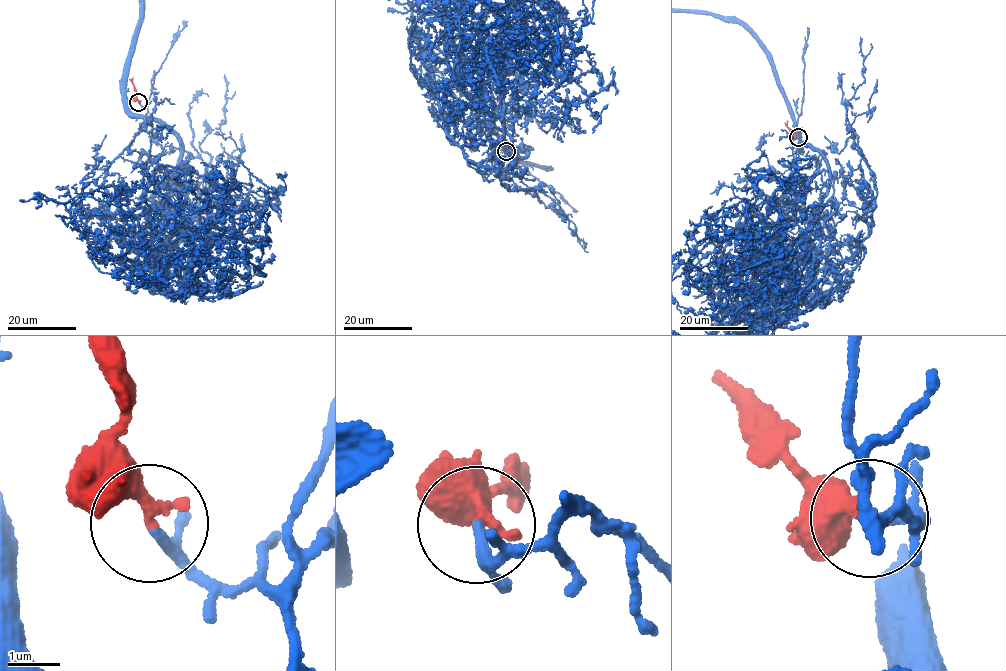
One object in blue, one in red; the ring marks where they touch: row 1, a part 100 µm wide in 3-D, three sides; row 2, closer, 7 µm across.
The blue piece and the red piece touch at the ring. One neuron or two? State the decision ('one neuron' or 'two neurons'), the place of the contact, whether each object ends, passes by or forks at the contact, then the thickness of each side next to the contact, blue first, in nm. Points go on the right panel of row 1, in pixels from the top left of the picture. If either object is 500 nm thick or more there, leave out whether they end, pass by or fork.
one neuron; at (798, 137); blue passes by; red ends there; 150 nm thick on the blue side, 320 nm on the other

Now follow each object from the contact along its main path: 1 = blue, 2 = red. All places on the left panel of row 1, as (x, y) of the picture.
1: (138, 102), (145, 115), (133, 114), (126, 95), (141, 2)
2: (138, 102), (133, 78)

